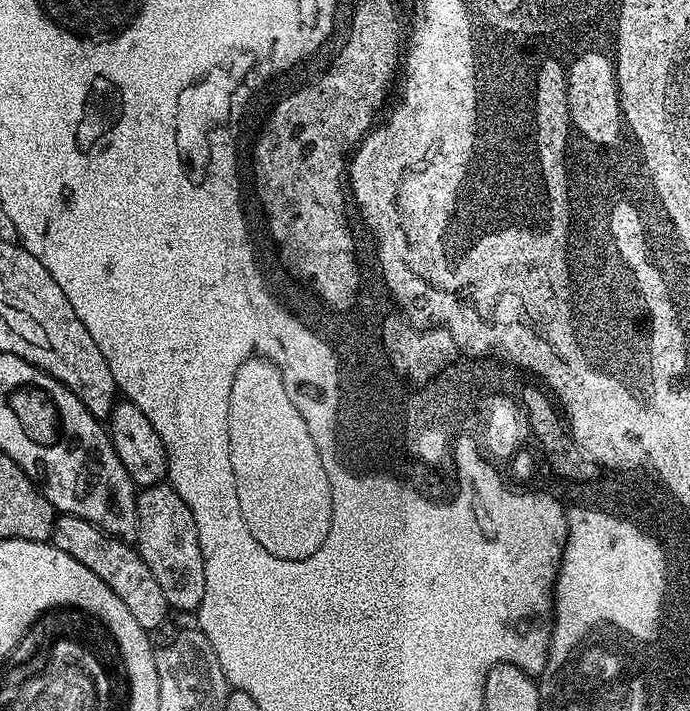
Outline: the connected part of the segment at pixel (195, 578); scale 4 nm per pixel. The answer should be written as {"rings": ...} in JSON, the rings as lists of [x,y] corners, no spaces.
{"rings":[[[167,482],[156,484],[139,493],[136,497],[136,518],[138,531],[134,537],[138,551],[146,566],[150,566],[150,574],[161,587],[164,603],[169,609],[177,608],[180,612],[195,613],[202,602],[202,594],[206,590],[206,570],[202,562],[202,550],[198,542],[198,530],[194,522],[194,514],[190,514],[190,506],[182,502],[182,498]]]}

